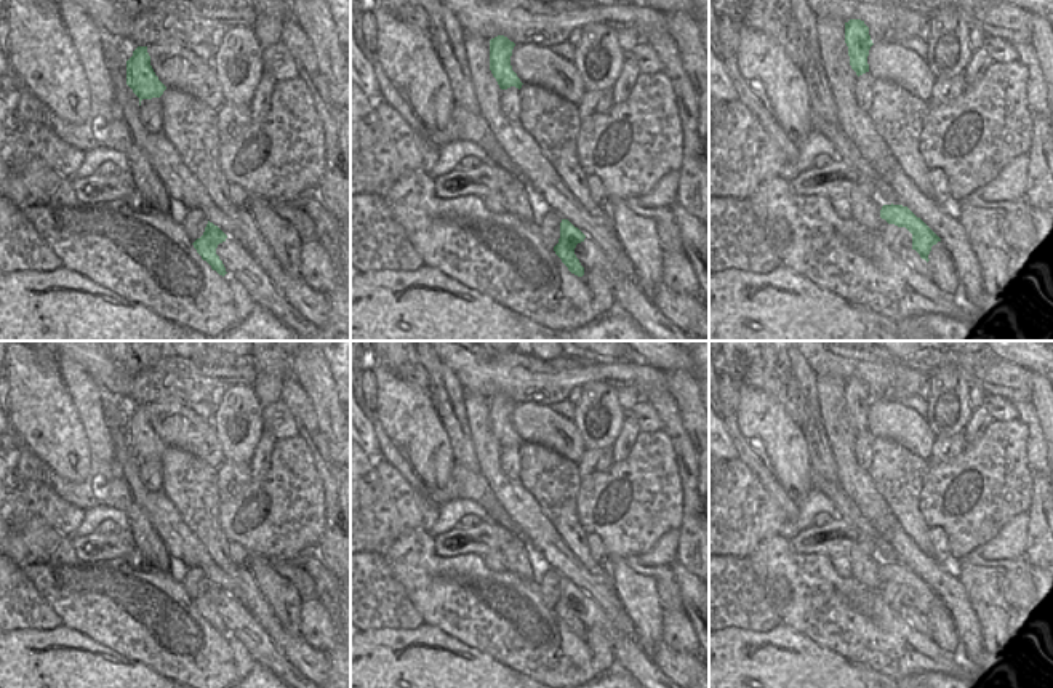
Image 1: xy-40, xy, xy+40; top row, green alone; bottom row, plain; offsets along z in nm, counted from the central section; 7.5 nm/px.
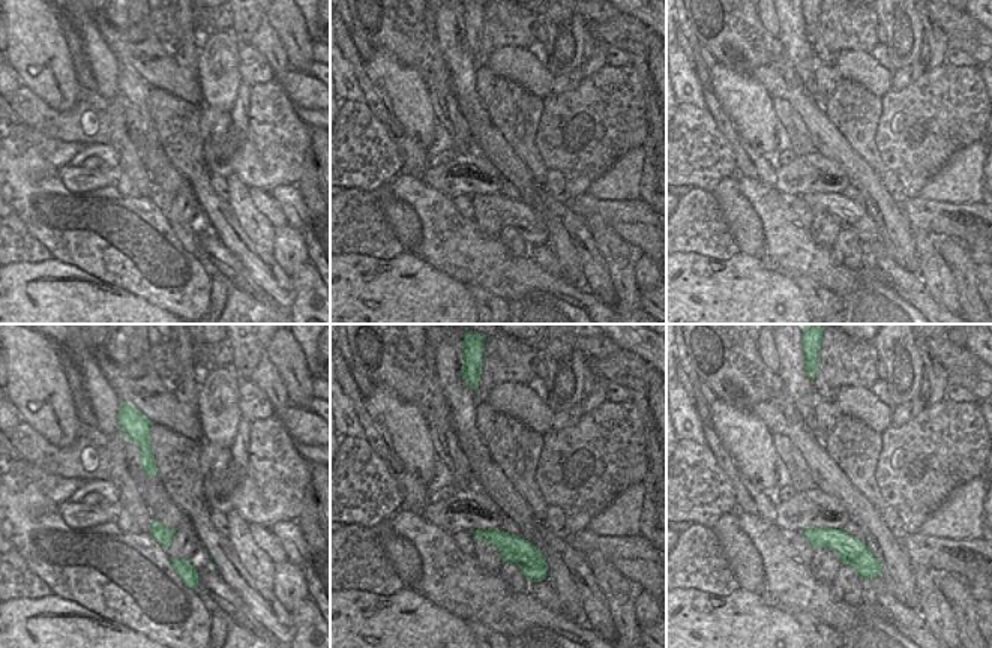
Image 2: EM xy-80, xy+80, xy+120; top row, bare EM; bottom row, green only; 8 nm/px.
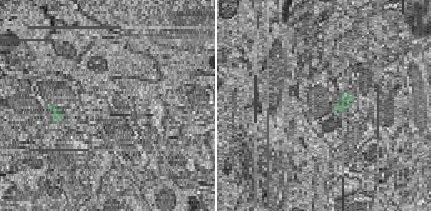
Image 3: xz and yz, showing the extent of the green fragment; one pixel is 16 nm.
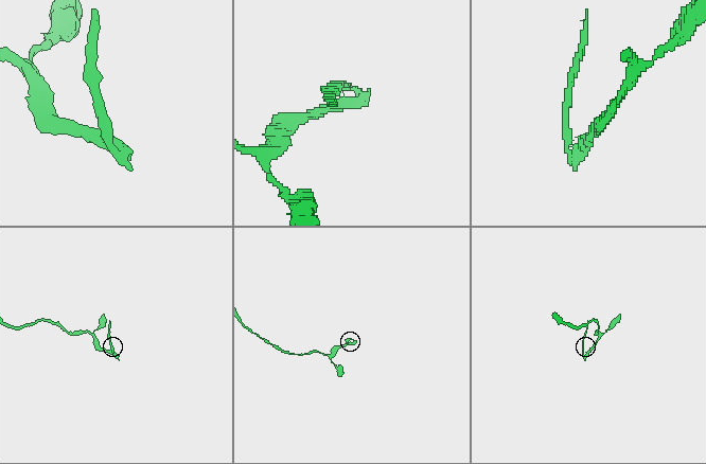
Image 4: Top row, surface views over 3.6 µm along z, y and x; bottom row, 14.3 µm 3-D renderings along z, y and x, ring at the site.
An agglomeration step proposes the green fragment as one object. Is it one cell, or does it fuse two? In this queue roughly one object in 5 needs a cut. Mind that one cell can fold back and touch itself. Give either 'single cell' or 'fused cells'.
fused cells

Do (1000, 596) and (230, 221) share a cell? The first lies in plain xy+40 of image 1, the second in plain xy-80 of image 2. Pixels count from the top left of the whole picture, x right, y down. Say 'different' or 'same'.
different

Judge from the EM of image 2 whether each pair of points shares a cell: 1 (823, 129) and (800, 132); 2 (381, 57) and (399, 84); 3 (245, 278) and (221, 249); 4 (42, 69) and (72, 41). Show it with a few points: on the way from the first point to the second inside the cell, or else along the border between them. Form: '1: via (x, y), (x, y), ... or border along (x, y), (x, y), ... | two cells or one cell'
1: border along (788, 102), (806, 126), (817, 150) | two cells
2: via (383, 63), (383, 68), (393, 78) | one cell
3: via (237, 272), (222, 257) | one cell
4: border along (62, 30), (72, 68), (78, 78) | two cells

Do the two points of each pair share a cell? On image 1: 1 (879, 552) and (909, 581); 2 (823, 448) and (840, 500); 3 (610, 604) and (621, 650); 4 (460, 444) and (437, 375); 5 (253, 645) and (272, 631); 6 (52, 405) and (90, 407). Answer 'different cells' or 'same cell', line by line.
1: different cells
2: different cells
3: different cells
4: same cell
5: different cells
6: different cells

